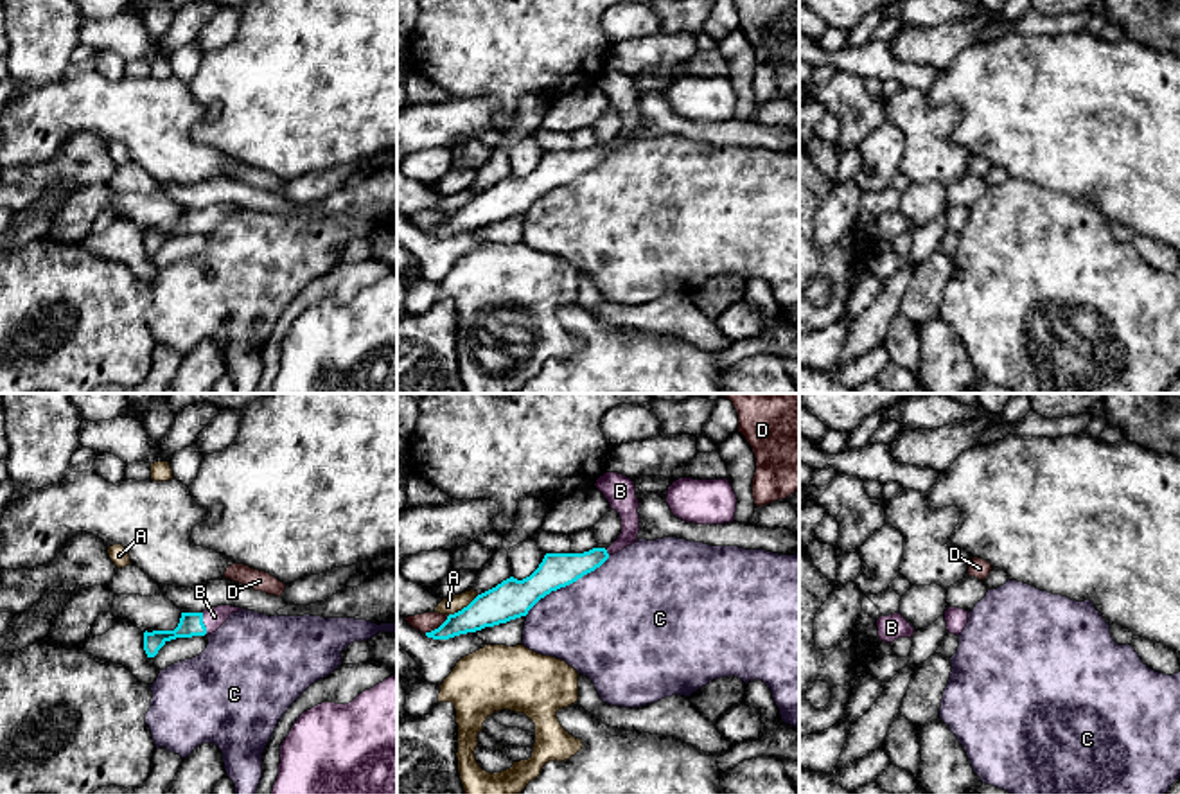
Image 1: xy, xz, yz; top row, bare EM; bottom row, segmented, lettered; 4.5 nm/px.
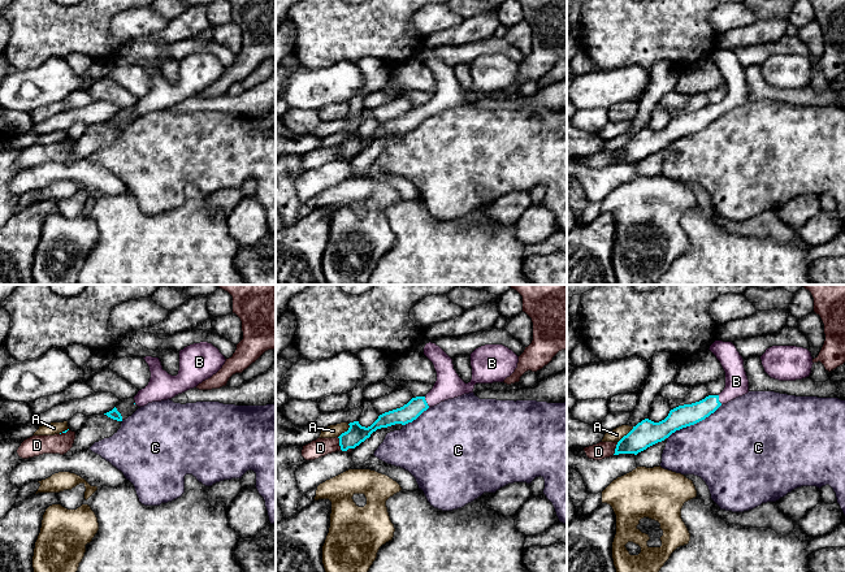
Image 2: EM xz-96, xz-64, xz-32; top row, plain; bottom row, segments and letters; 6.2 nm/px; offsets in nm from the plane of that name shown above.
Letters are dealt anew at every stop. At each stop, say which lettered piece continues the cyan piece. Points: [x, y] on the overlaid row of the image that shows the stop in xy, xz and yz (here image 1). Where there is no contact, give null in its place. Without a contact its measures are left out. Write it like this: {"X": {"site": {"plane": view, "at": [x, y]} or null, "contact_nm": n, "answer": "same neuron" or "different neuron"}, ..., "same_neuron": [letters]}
{"A": {"site": {"plane": "xz", "at": [464, 608]}, "contact_nm": 160, "answer": "different neuron"}, "B": {"site": {"plane": "xy", "at": [203, 624]}, "contact_nm": 110, "answer": "same neuron"}, "C": {"site": {"plane": "xz", "at": [566, 584]}, "contact_nm": 460, "answer": "different neuron"}, "D": {"site": {"plane": "xz", "at": [439, 627]}, "contact_nm": 150, "answer": "different neuron"}, "same_neuron": ["B"]}

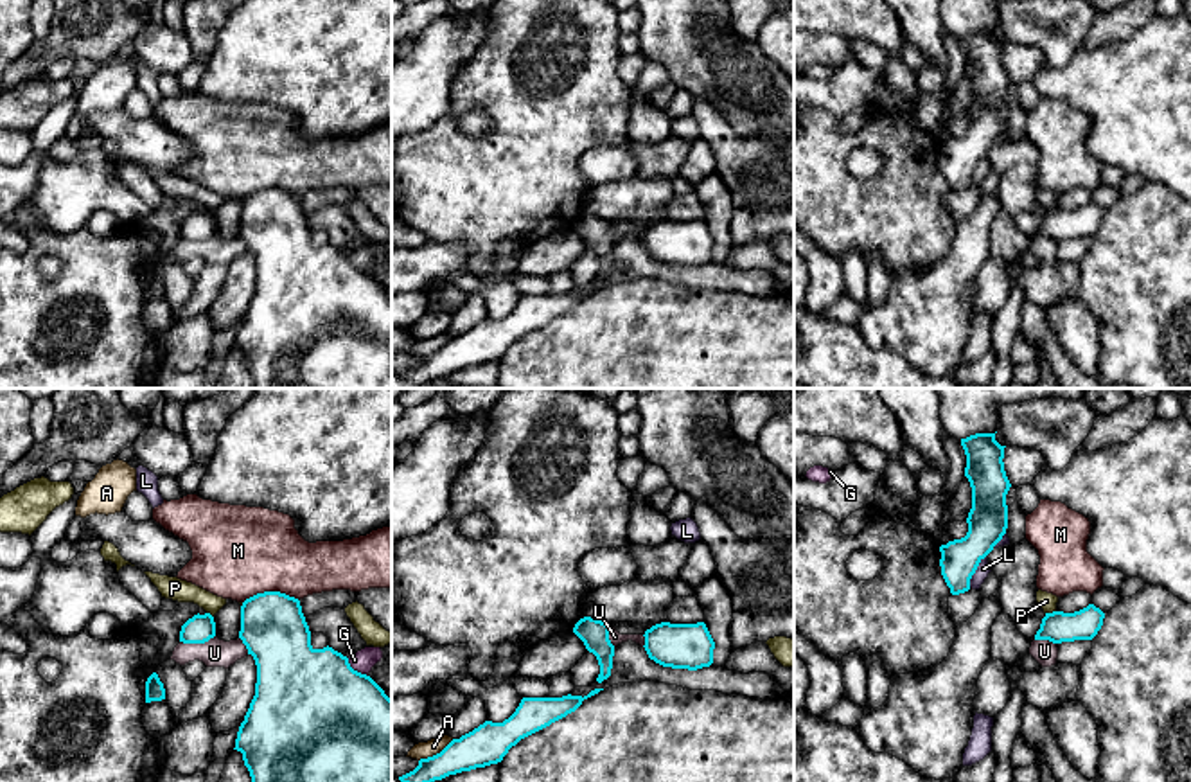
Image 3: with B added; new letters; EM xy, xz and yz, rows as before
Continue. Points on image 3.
{"A": {"site": {"plane": "xz", "at": [437, 754]}, "contact_nm": 190, "answer": "different neuron"}, "G": {"site": {"plane": "xy", "at": [356, 671]}, "contact_nm": 130, "answer": "different neuron"}, "L": {"site": {"plane": "yz", "at": [974, 572]}, "contact_nm": 160, "answer": "different neuron"}, "M": {"site": {"plane": "xy", "at": [270, 592]}, "contact_nm": 240, "answer": "different neuron"}, "P": {"site": {"plane": "yz", "at": [1049, 613]}, "contact_nm": 50, "answer": "different neuron"}, "U": {"site": {"plane": "xy", "at": [196, 642]}, "contact_nm": 160, "answer": "different neuron"}, "same_neuron": []}

